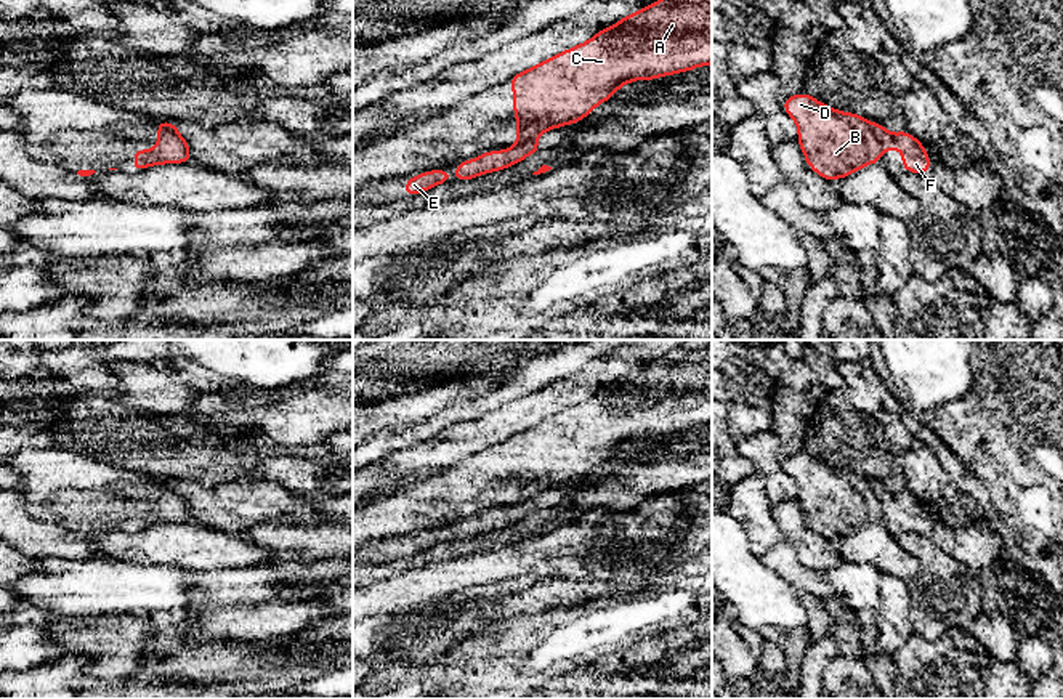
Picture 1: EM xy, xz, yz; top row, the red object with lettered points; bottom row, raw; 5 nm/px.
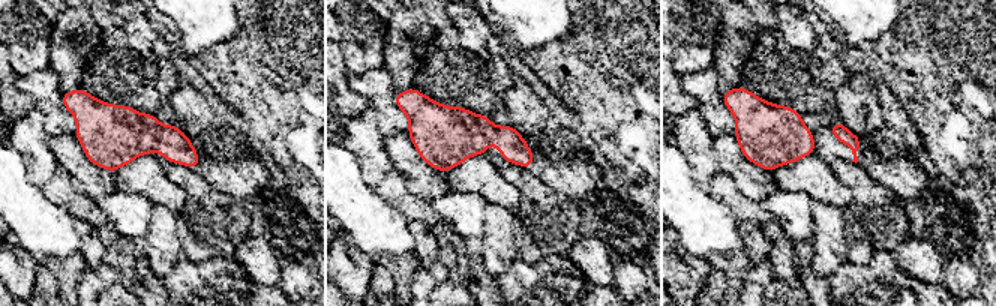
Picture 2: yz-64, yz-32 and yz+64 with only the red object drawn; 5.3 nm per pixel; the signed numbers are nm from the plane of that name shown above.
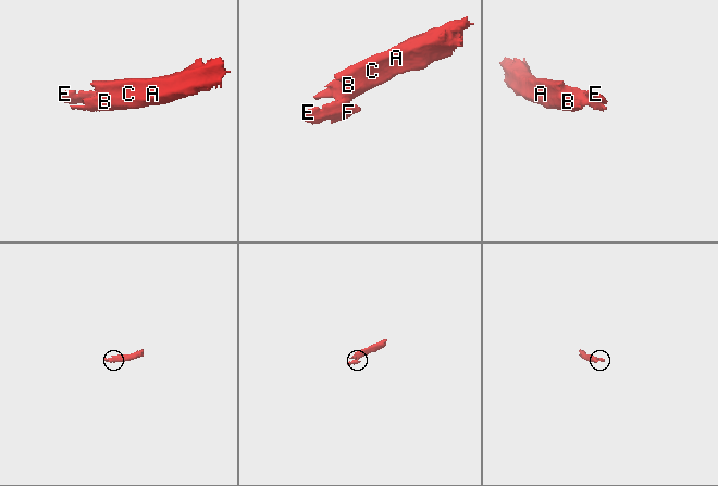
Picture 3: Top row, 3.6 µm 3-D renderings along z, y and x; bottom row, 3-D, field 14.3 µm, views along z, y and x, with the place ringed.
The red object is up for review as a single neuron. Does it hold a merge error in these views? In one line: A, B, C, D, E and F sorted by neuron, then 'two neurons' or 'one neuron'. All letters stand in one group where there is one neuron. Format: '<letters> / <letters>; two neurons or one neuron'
A B C D / E F; two neurons

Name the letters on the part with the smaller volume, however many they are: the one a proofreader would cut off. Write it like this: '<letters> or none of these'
E, F

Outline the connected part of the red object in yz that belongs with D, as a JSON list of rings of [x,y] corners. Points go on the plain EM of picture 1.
[[[805,451],[782,457],[782,467],[797,483],[806,524],[821,537],[835,540],[882,521],[883,505],[866,476],[837,470]]]

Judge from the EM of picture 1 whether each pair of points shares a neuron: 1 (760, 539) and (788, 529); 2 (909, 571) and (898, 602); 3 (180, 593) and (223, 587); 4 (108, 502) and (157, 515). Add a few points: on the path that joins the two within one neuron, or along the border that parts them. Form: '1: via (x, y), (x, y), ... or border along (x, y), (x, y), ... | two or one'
1: border along (771, 504), (771, 513), (783, 537) | two
2: border along (882, 573), (901, 577), (908, 584) | two
3: border along (194, 573), (186, 581), (191, 598), (183, 608) | two
4: via (121, 502), (145, 502) | one

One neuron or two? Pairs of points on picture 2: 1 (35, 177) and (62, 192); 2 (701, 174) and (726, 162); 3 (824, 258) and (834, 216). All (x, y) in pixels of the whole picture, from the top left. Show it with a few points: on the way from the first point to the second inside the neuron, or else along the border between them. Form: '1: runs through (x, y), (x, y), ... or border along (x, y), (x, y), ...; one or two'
1: border along (59, 167), (41, 188); two
2: border along (713, 153), (720, 170); two
3: runs through (830, 248), (830, 227); one

